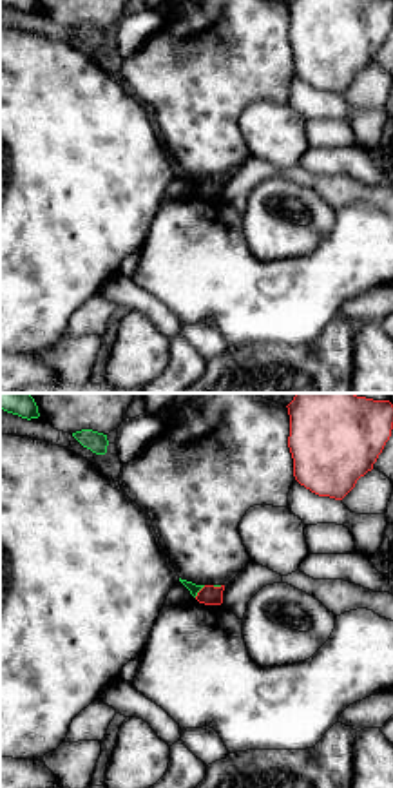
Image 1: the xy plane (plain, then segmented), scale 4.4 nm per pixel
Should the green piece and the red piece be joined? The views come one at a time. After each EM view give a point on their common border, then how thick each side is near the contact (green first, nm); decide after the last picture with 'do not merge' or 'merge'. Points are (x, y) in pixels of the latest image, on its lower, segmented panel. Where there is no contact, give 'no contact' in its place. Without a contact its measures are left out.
(200, 589) | 50/90 nm

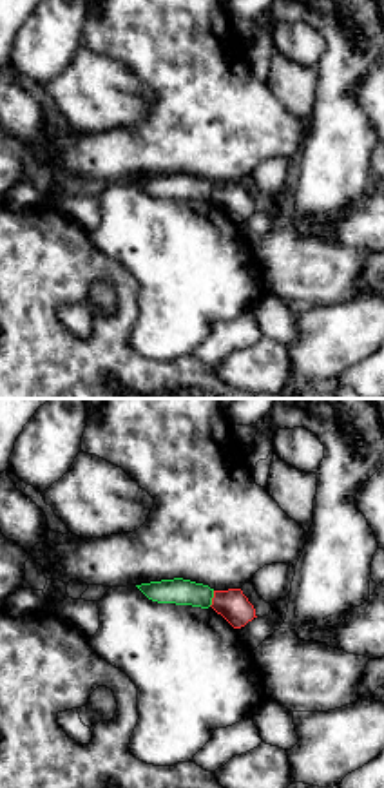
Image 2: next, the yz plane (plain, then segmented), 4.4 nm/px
(212, 596) | 120/140 nm

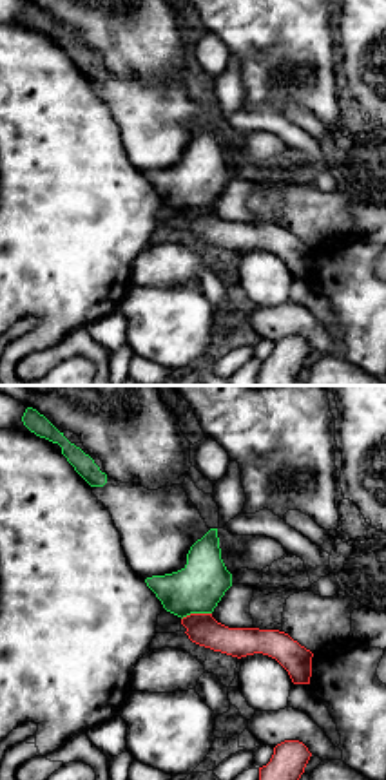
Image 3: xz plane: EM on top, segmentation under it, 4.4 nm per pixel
(196, 612) | 220/140 nm

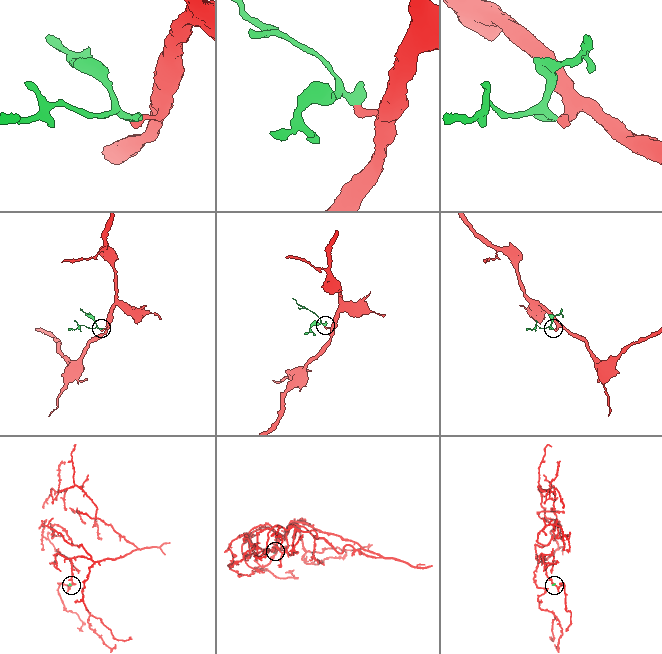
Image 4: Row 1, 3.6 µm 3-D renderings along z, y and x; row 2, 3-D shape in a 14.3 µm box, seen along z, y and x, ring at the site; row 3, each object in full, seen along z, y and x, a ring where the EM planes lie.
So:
do not merge

